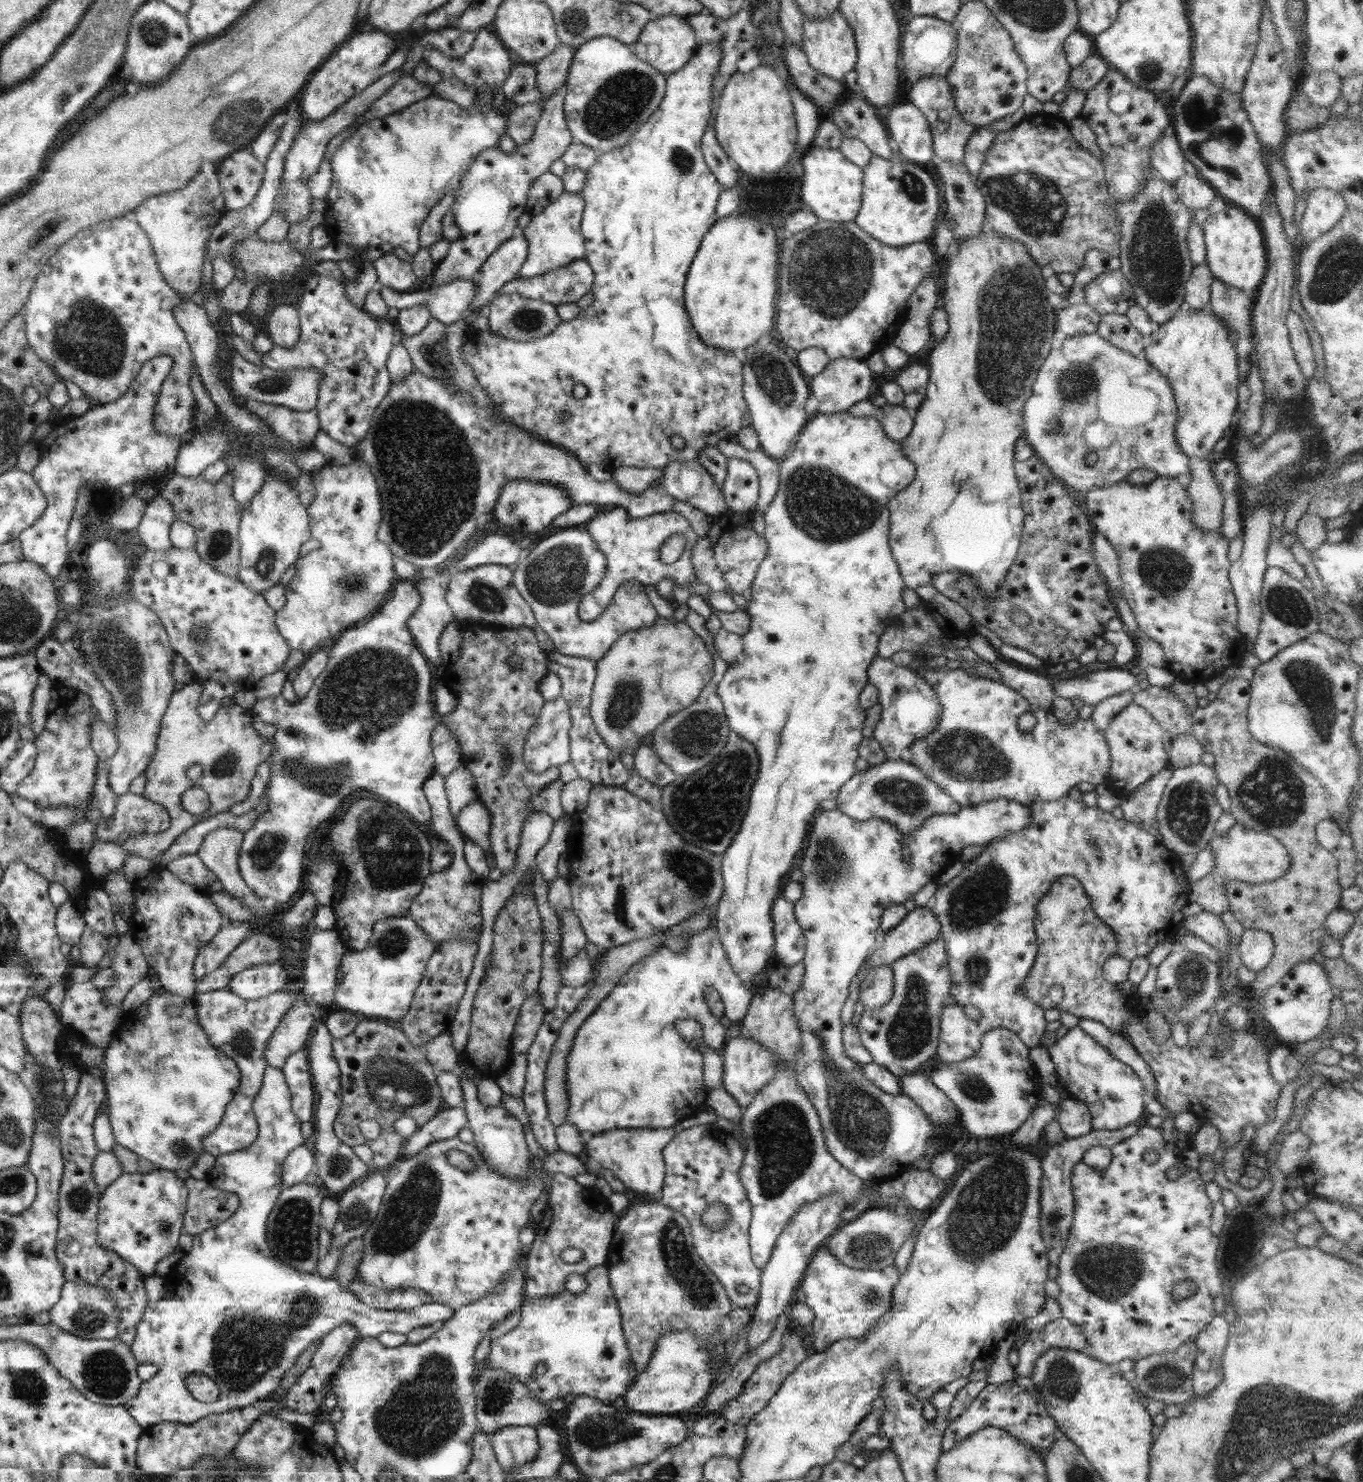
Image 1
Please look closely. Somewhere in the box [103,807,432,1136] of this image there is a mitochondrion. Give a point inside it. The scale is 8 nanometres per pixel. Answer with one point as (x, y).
(388, 874)

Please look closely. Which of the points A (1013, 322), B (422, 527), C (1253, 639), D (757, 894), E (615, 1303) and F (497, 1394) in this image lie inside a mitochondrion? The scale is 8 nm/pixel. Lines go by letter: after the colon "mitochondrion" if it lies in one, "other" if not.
A: mitochondrion
B: mitochondrion
C: other
D: other
E: other
F: mitochondrion

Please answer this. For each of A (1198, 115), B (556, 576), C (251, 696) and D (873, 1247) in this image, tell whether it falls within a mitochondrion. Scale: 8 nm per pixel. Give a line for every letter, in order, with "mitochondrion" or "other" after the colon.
A: mitochondrion
B: mitochondrion
C: other
D: mitochondrion

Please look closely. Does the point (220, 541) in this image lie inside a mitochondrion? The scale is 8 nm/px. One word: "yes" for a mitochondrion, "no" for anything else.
yes

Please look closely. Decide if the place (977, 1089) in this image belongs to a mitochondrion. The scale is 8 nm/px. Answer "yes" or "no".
yes

